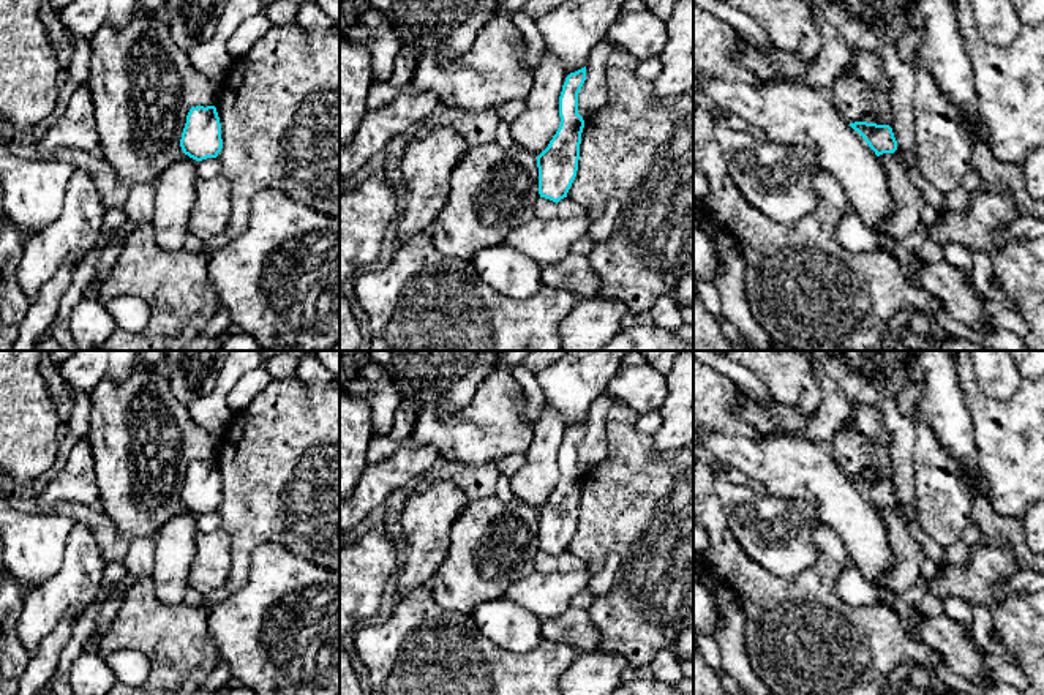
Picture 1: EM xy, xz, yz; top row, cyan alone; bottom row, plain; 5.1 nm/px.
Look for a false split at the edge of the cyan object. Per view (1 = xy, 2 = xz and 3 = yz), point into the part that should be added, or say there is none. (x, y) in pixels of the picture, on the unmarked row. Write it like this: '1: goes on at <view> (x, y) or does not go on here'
1: does not go on here
2: does not go on here
3: does not go on here

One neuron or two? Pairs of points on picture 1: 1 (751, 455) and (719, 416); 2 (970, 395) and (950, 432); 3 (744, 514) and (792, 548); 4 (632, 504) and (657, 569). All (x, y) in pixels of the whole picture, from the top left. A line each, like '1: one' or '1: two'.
1: two
2: two
3: one
4: one

